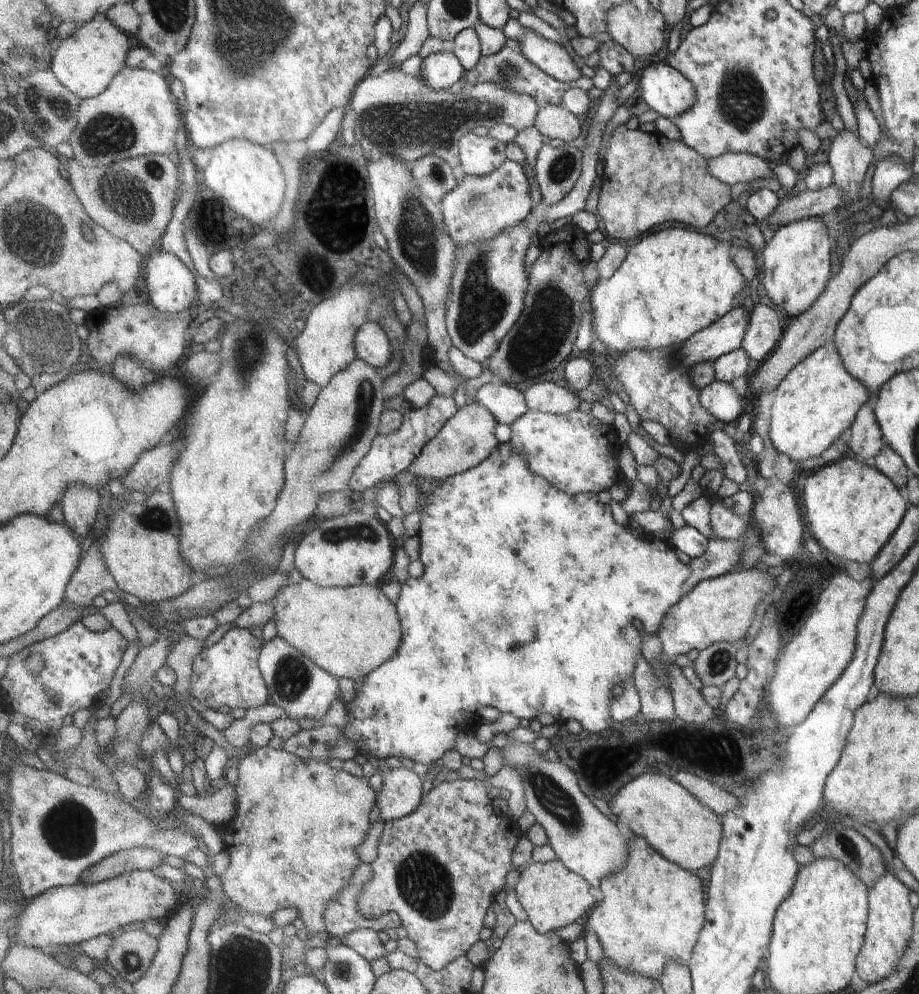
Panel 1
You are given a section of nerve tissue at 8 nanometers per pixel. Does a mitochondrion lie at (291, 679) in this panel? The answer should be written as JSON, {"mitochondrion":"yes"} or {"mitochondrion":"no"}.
{"mitochondrion":"yes"}

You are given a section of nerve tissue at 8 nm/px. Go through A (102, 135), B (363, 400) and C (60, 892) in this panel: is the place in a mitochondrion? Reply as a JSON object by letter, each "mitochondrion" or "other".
{"A":"mitochondrion","B":"mitochondrion","C":"other"}

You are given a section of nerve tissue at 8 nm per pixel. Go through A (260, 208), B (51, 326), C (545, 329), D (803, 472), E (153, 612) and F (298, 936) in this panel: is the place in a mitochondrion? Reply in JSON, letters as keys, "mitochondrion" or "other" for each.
{"A":"other","B":"mitochondrion","C":"mitochondrion","D":"other","E":"other","F":"other"}

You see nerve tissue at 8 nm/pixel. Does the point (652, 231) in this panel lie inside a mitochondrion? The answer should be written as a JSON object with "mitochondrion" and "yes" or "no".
{"mitochondrion":"no"}

